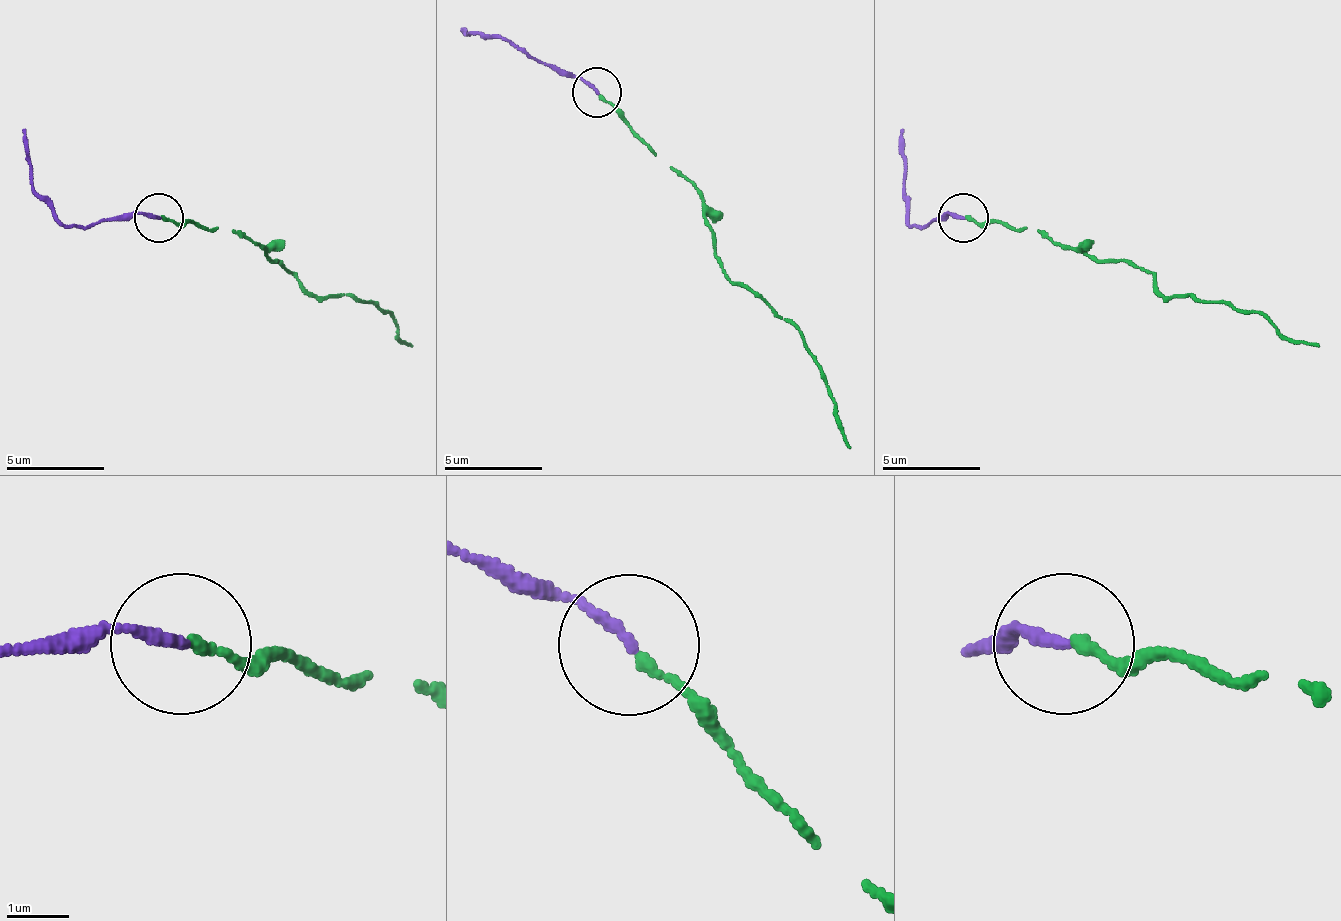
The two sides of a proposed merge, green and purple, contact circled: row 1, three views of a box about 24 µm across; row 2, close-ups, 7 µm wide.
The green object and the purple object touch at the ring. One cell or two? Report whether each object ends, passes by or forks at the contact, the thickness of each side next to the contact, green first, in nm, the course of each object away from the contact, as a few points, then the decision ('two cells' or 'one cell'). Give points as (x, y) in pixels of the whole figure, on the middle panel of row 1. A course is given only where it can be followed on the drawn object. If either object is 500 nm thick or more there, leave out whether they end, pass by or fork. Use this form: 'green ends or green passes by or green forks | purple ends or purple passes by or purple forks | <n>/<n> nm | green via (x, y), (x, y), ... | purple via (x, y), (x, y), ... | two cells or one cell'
green ends | purple ends | 160/170 nm | green via (597, 93), (701, 197), (721, 271), (756, 296), (805, 340), (849, 449) | purple via (597, 93), (504, 39), (469, 34), (459, 29) | one cell

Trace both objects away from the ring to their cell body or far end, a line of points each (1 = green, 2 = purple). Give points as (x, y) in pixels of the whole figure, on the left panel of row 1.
1: (159, 217), (243, 231), (318, 296), (367, 300), (387, 310), (401, 340), (411, 345)
2: (159, 217), (130, 212), (66, 226), (31, 187), (21, 128)

